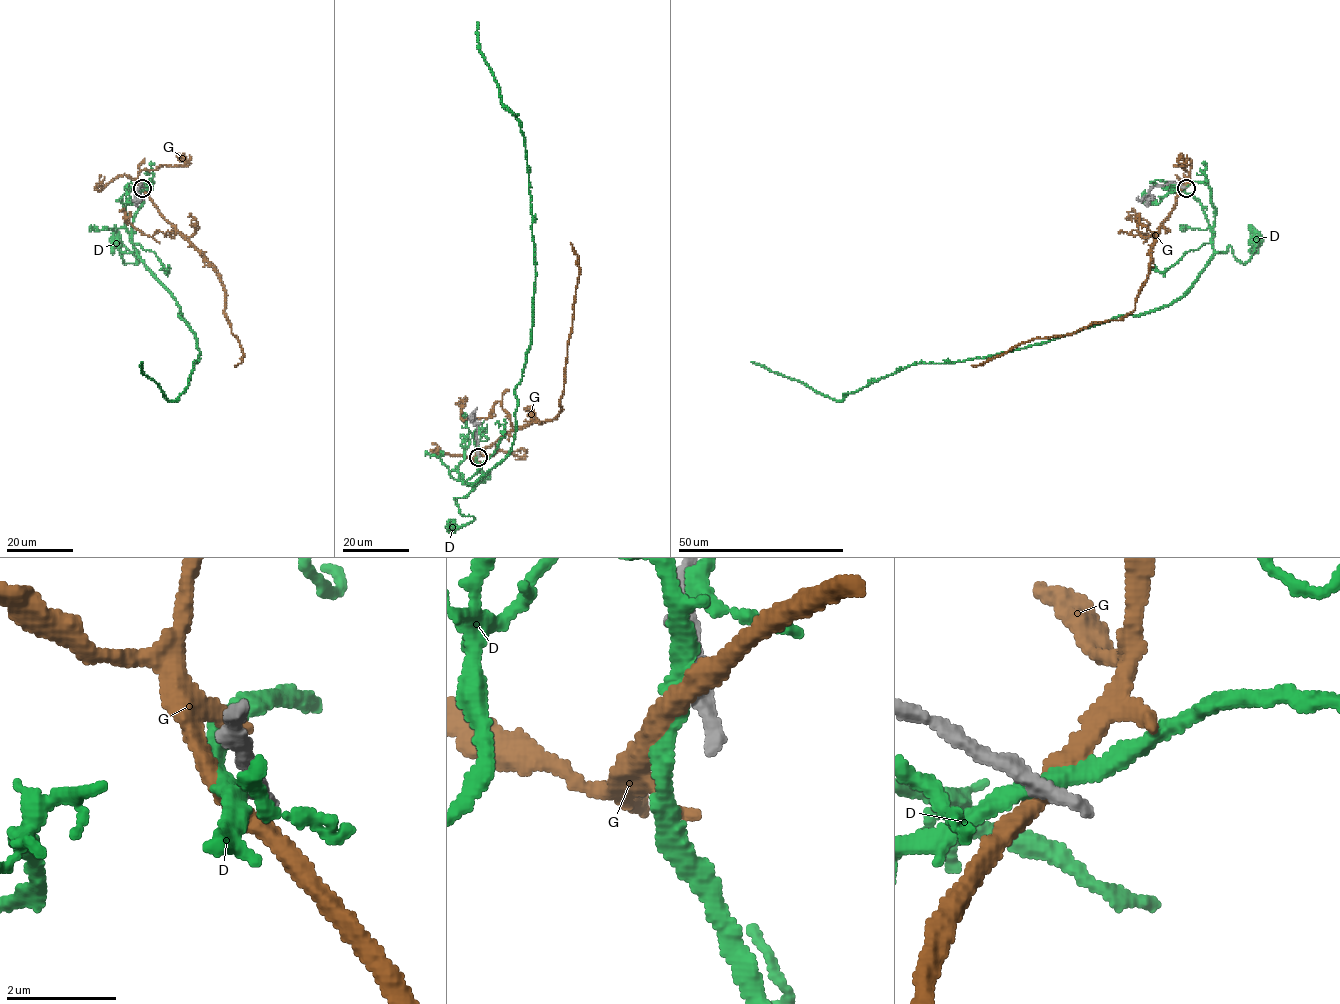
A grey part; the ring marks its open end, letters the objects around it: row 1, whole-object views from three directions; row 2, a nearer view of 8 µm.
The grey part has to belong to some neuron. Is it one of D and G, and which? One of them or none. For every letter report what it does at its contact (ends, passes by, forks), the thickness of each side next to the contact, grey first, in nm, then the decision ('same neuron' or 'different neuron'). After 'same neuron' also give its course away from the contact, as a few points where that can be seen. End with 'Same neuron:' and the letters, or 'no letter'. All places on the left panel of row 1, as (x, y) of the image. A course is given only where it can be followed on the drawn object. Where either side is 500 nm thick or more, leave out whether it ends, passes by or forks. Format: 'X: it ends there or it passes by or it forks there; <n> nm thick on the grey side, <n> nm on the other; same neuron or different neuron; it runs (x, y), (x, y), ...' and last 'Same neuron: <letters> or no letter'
D: it passes by; 400 nm thick on the grey side, 320 nm on the other; different neuron
G: it passes by; 400 nm thick on the grey side, 360 nm on the other; different neuron
Same neuron: no letter

